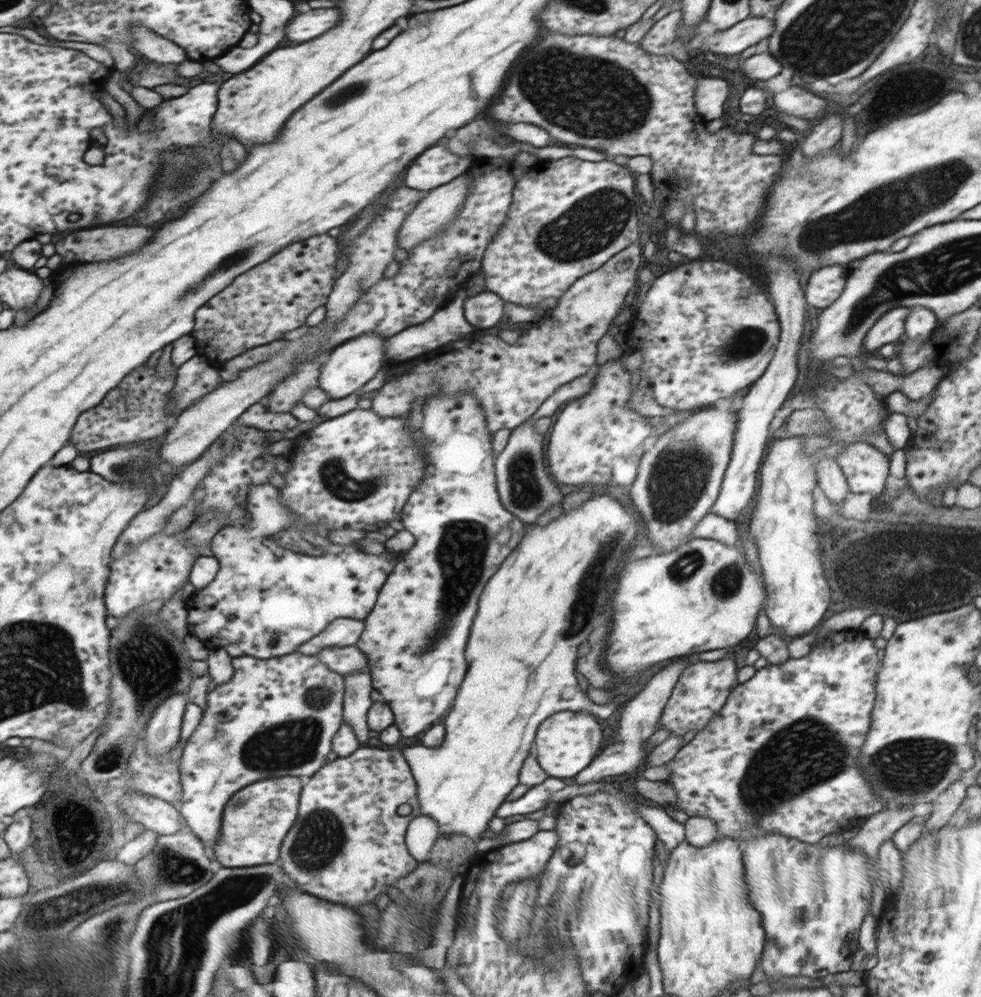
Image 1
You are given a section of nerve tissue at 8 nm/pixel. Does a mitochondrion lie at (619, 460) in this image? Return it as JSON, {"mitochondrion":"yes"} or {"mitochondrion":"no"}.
{"mitochondrion":"no"}

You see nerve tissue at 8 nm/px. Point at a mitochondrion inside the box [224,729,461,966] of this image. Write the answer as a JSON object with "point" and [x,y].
{"point":[319,840]}

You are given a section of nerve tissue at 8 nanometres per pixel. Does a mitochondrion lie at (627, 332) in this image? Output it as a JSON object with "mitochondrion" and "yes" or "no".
{"mitochondrion":"no"}

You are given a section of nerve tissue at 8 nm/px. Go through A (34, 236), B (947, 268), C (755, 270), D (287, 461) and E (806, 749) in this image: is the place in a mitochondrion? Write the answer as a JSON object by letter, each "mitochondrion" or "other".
{"A":"other","B":"mitochondrion","C":"other","D":"other","E":"mitochondrion"}

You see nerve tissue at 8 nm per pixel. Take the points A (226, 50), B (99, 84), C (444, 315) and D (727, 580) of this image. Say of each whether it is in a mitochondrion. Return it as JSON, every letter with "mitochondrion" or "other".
{"A":"other","B":"other","C":"other","D":"mitochondrion"}

